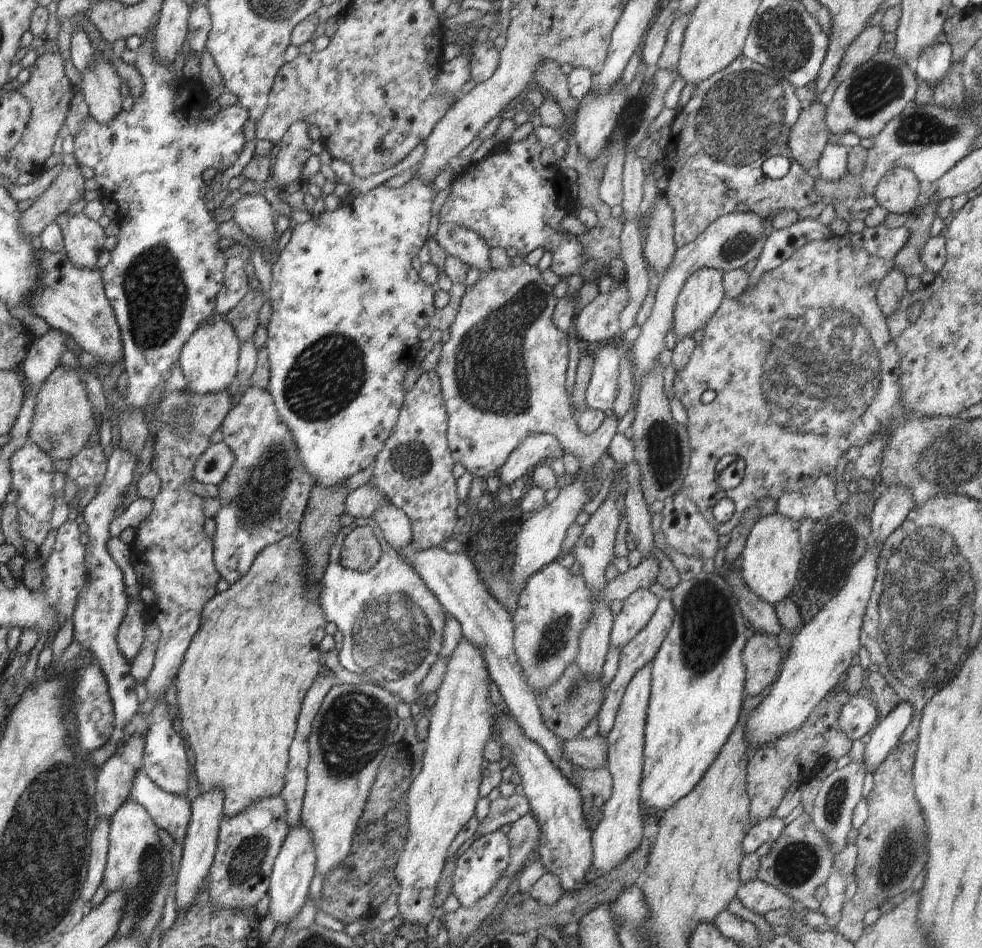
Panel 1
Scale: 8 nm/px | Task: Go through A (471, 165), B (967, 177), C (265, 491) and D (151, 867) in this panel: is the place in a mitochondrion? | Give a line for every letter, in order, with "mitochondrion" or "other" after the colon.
A: other
B: other
C: mitochondrion
D: mitochondrion

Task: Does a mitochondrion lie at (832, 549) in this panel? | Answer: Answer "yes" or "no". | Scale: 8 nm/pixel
yes

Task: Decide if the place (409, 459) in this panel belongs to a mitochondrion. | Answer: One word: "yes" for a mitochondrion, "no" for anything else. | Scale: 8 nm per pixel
yes

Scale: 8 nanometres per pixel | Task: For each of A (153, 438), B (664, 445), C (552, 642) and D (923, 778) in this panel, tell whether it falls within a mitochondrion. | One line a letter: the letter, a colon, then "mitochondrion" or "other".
A: other
B: mitochondrion
C: mitochondrion
D: other

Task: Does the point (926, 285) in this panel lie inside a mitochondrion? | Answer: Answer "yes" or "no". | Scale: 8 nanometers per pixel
no

